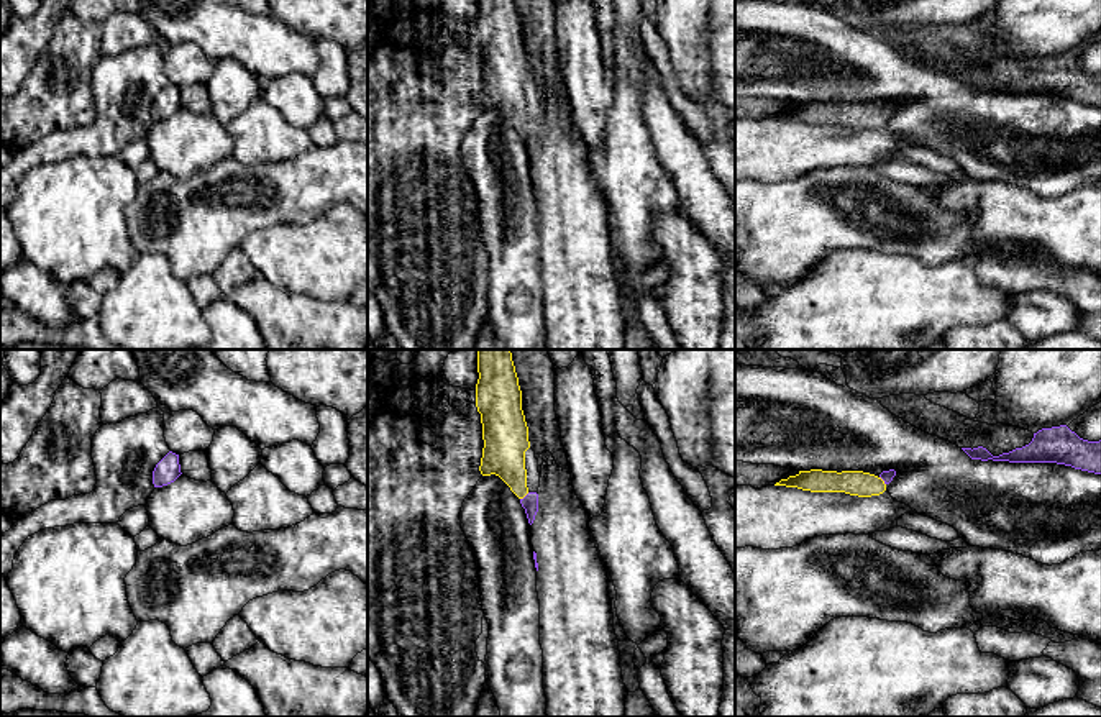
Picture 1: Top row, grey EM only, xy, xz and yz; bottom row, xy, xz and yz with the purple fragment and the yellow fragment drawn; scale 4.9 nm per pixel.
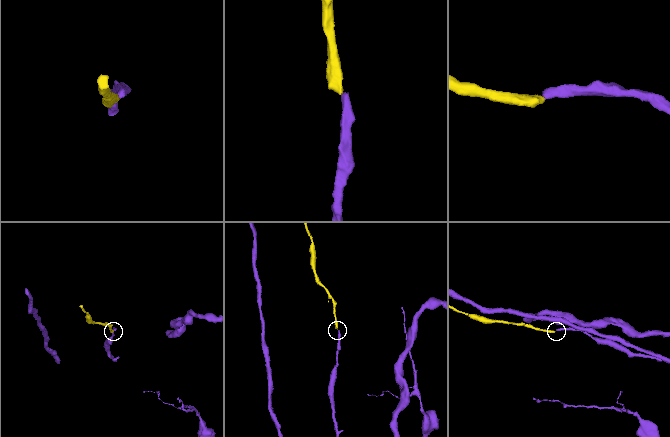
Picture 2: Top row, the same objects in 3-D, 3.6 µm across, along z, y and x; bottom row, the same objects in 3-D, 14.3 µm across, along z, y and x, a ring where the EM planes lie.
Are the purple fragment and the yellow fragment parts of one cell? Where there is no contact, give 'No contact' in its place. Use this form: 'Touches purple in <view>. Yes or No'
Touches purple in xz. Yes

